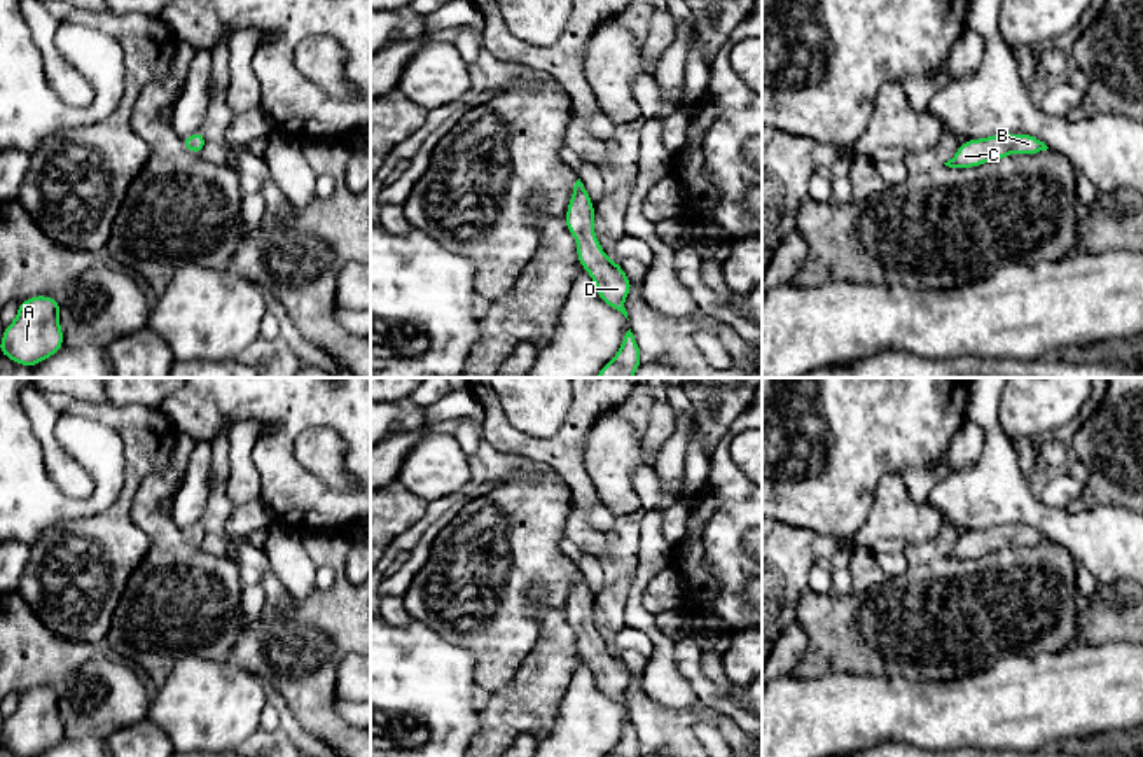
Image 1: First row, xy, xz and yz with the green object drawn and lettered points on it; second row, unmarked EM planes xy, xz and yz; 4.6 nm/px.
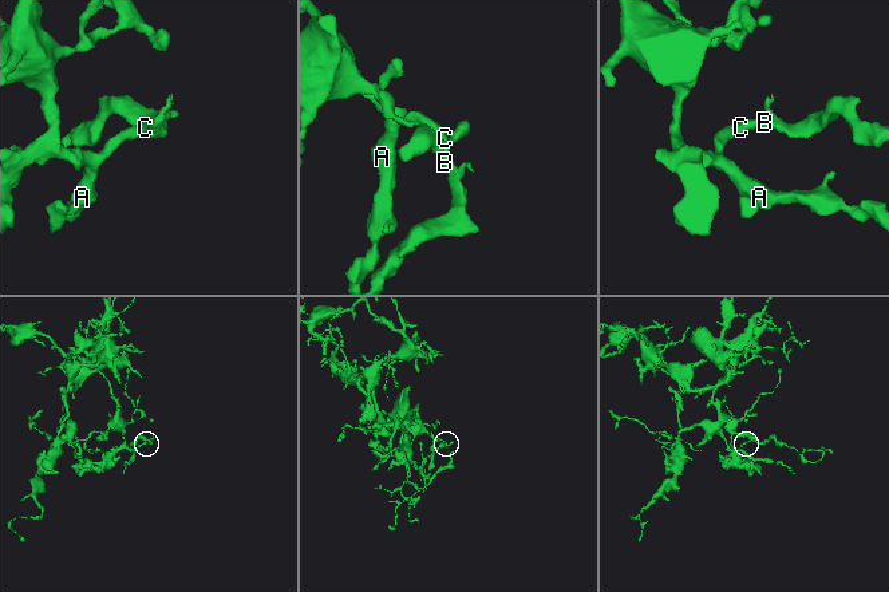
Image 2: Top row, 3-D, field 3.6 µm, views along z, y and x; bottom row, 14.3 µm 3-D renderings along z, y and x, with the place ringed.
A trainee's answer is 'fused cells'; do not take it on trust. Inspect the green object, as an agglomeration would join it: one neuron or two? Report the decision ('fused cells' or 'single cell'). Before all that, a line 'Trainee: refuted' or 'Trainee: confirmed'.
Trainee: refuted
single cell

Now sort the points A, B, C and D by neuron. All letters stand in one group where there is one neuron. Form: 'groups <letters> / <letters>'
groups A B C D

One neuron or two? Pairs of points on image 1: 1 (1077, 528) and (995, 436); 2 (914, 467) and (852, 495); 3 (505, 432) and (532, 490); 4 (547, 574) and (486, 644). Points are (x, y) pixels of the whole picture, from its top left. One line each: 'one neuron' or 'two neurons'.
1: one neuron
2: one neuron
3: two neurons
4: one neuron

